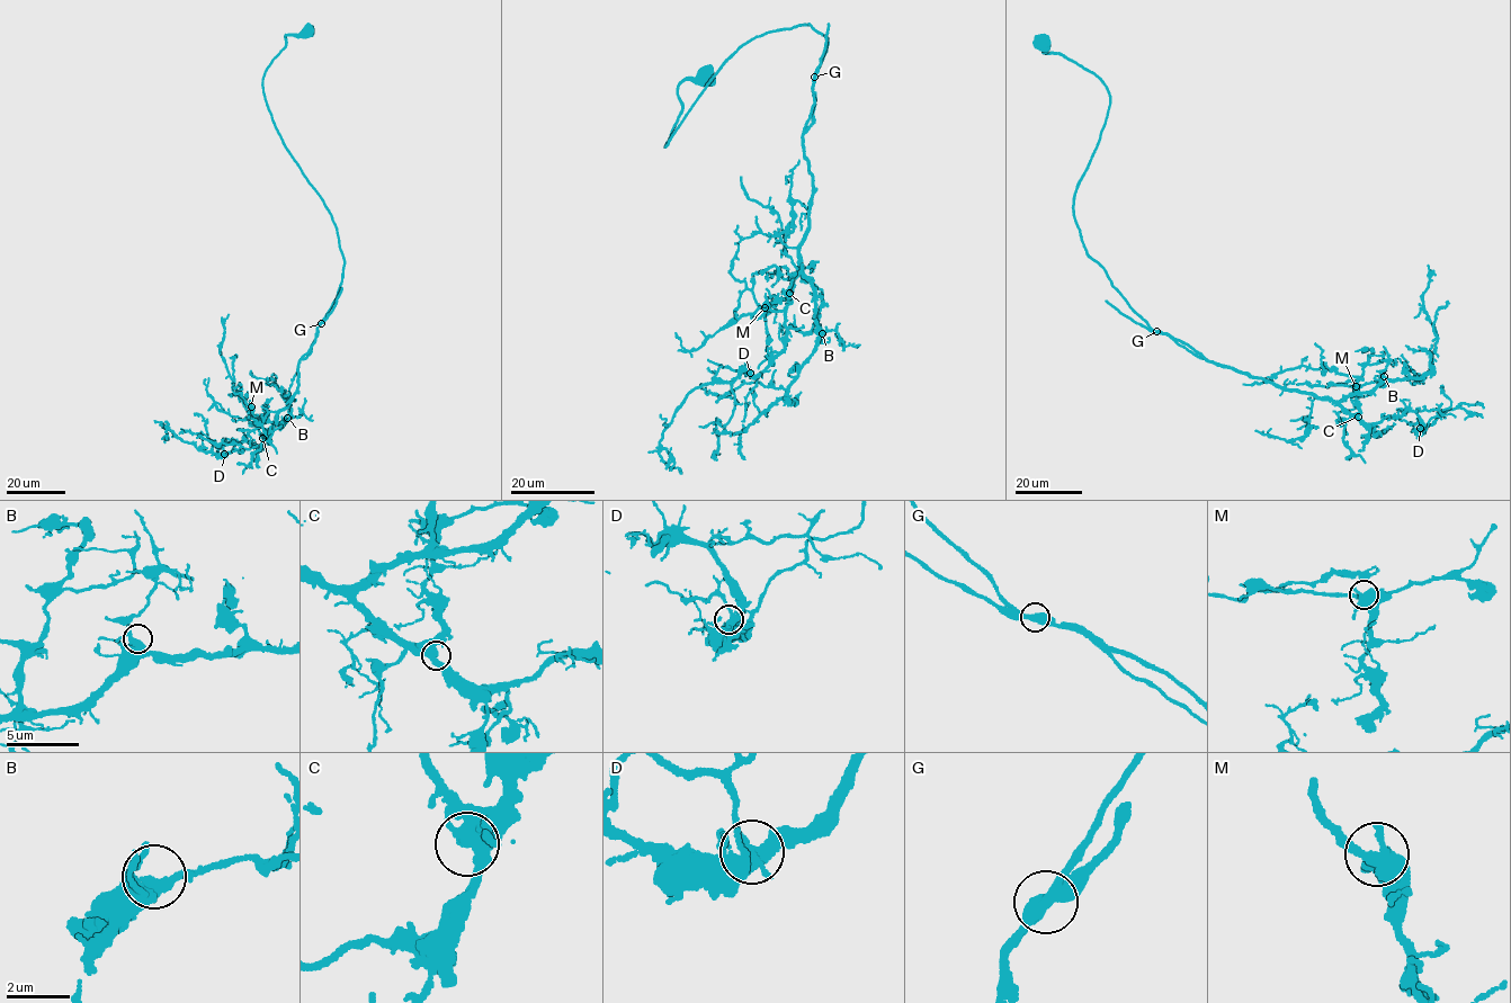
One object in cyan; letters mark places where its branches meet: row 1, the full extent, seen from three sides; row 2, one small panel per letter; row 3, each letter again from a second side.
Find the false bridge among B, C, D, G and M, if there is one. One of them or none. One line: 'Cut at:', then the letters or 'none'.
Cut at: none

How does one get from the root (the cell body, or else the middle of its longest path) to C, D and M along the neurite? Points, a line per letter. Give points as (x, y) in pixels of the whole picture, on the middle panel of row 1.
C: (705, 75), (678, 86), (664, 146), (741, 46), (803, 24), (826, 37), (789, 293)
D: (705, 75), (678, 86), (664, 146), (741, 46), (803, 24), (826, 37), (785, 347), (750, 373)
M: (705, 75), (678, 86), (664, 146), (741, 46), (803, 24), (826, 37), (801, 272), (765, 307)

